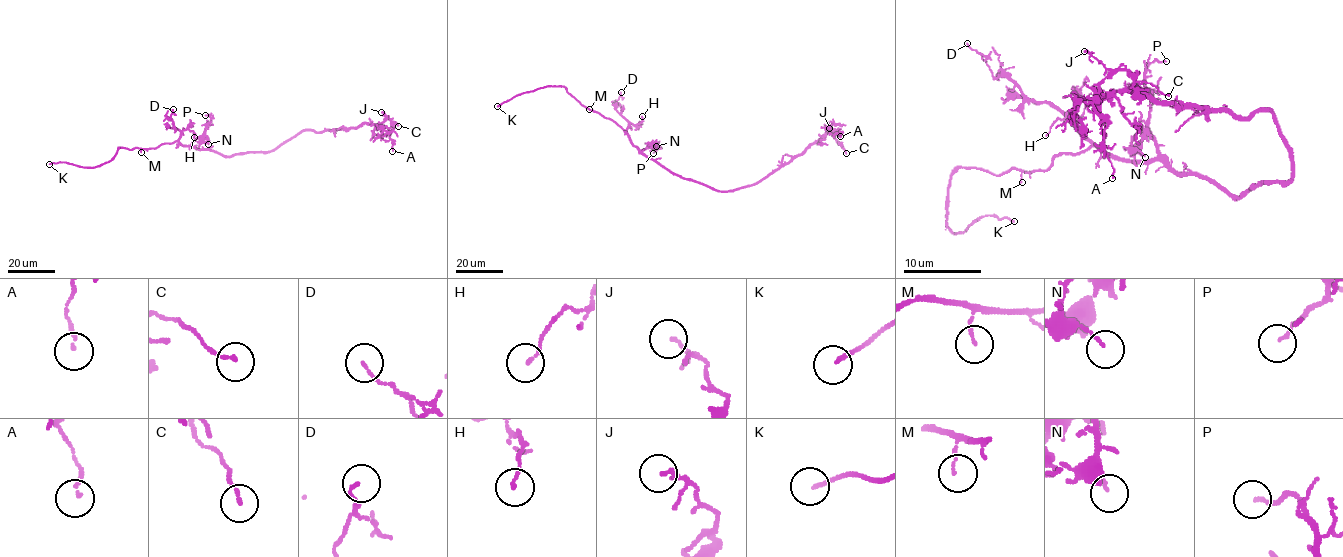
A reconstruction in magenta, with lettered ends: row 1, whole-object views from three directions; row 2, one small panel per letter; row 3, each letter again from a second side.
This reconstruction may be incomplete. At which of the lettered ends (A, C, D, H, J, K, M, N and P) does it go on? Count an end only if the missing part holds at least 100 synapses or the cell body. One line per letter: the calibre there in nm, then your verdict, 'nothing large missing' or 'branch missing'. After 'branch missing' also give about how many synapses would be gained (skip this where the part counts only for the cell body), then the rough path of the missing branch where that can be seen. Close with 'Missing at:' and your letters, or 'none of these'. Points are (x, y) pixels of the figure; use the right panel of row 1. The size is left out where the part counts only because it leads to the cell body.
A: calibre 130 nm; nothing large missing
C: calibre 140 nm; nothing large missing
D: calibre 110 nm; nothing large missing
H: calibre 120 nm; nothing large missing
J: calibre 100 nm; nothing large missing
K: calibre 140 nm; branch missing; course (1014, 221), (1035, 235)
M: calibre 80 nm; nothing large missing
N: calibre 110 nm; nothing large missing
P: calibre 110 nm; nothing large missing
Missing at: K

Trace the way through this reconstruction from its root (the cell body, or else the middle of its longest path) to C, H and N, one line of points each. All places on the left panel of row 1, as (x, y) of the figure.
C: (222, 155), (273, 151), (307, 130), (321, 132), (357, 128), (364, 123), (379, 125), (386, 118), (398, 126)
H: (222, 155), (183, 145), (178, 140), (185, 129), (194, 132), (194, 137)
N: (222, 155), (208, 149), (198, 149), (192, 143), (198, 137), (208, 144)

